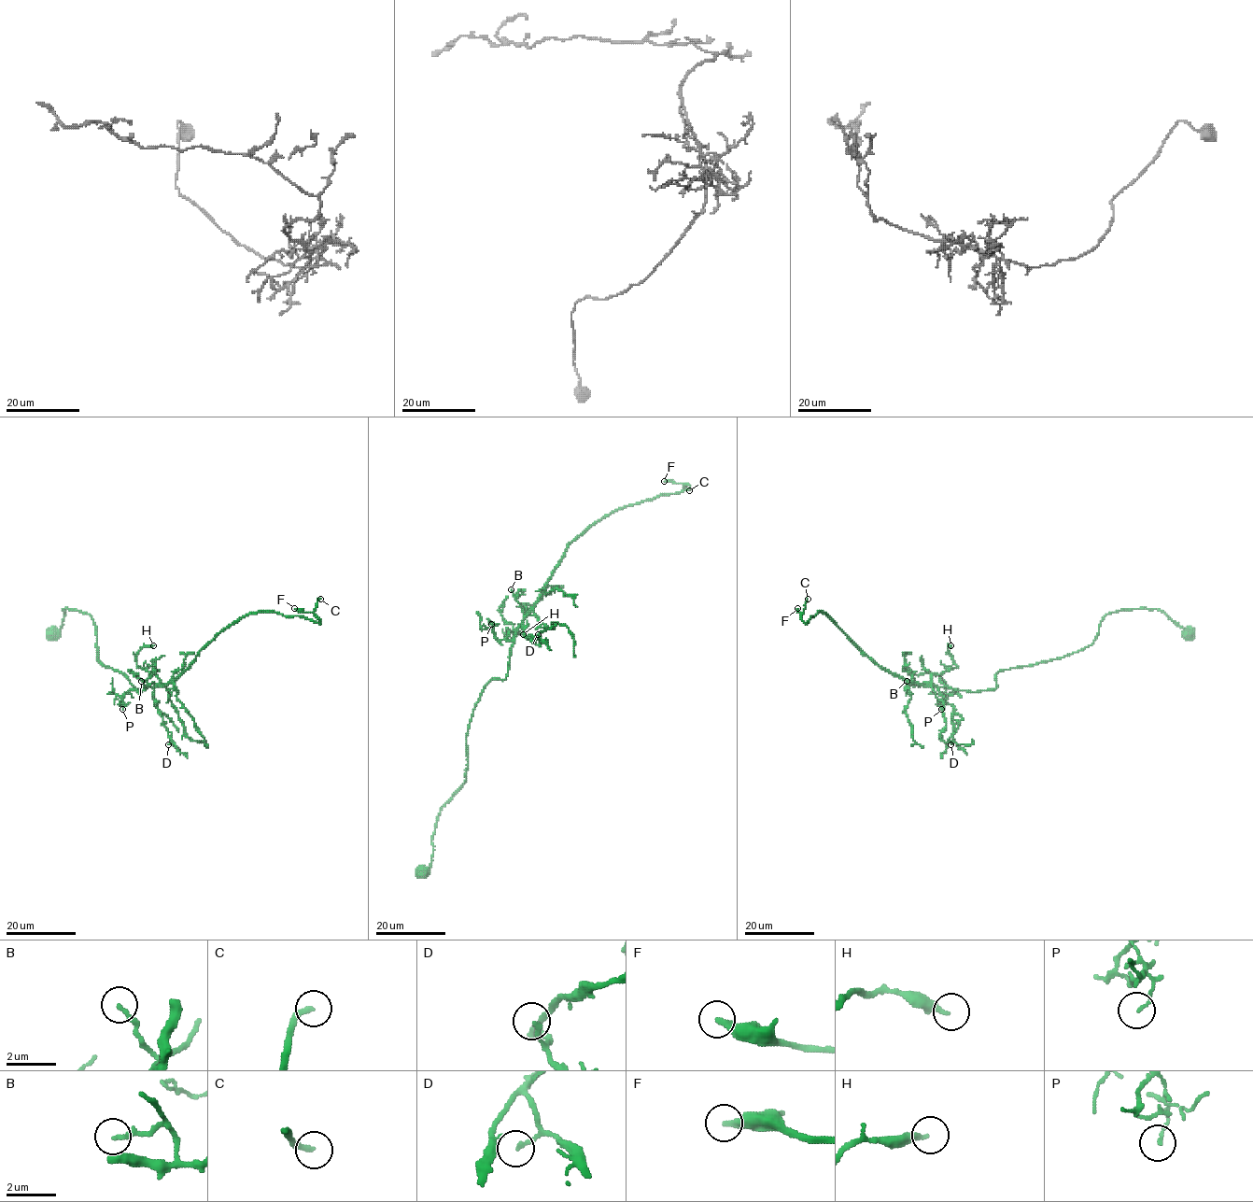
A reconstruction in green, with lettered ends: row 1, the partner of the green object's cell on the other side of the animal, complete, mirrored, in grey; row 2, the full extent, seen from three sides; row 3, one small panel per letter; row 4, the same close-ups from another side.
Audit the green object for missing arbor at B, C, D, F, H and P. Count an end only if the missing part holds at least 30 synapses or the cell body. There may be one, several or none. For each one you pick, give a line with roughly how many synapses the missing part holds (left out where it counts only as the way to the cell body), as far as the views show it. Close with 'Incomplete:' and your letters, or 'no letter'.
C: Roughly 110 synapses
F: Roughly 90 synapses
Incomplete: C, F

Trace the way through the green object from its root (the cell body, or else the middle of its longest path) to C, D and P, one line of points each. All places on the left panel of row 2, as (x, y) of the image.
C: (53, 632), (63, 609), (88, 614), (98, 660), (140, 691), (173, 682), (248, 615), (318, 623), (320, 599)
D: (53, 632), (63, 626), (63, 609), (88, 614), (95, 624), (98, 660), (140, 691), (153, 689), (168, 744)
P: (53, 632), (63, 626), (63, 609), (91, 617), (98, 660), (144, 690), (129, 690), (122, 709)

